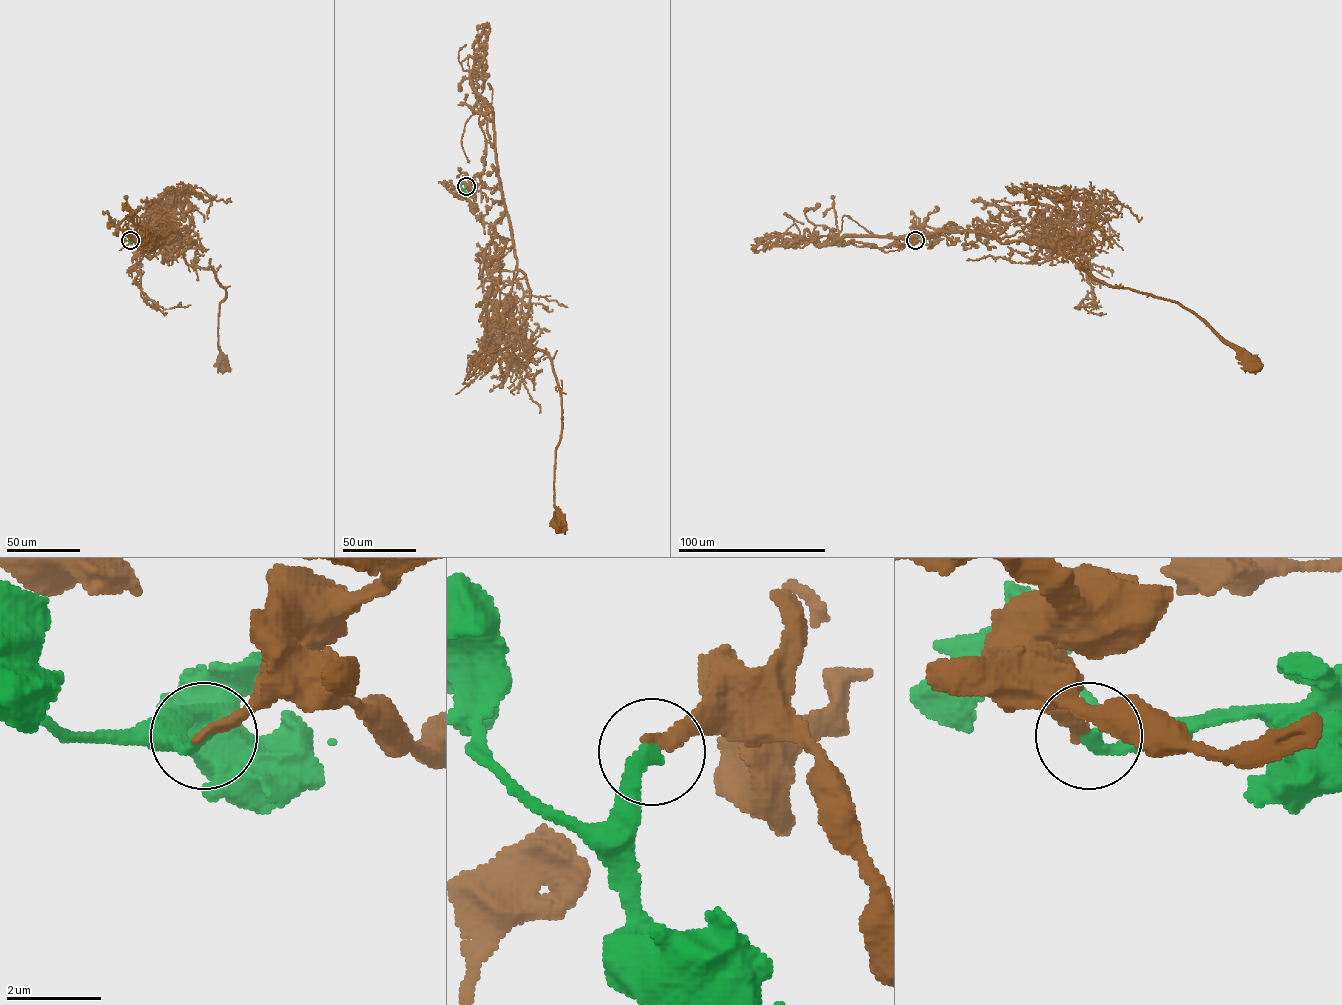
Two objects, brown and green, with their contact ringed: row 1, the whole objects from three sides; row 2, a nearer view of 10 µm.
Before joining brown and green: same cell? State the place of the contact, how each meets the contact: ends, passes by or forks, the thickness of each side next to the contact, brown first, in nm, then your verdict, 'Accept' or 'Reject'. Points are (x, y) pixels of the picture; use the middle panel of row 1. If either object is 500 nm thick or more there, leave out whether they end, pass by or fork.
Place: (466, 186). At the ring brown ends. At the ring green ends. Thickness 280 nm (brown) against 300 nm. Accept

